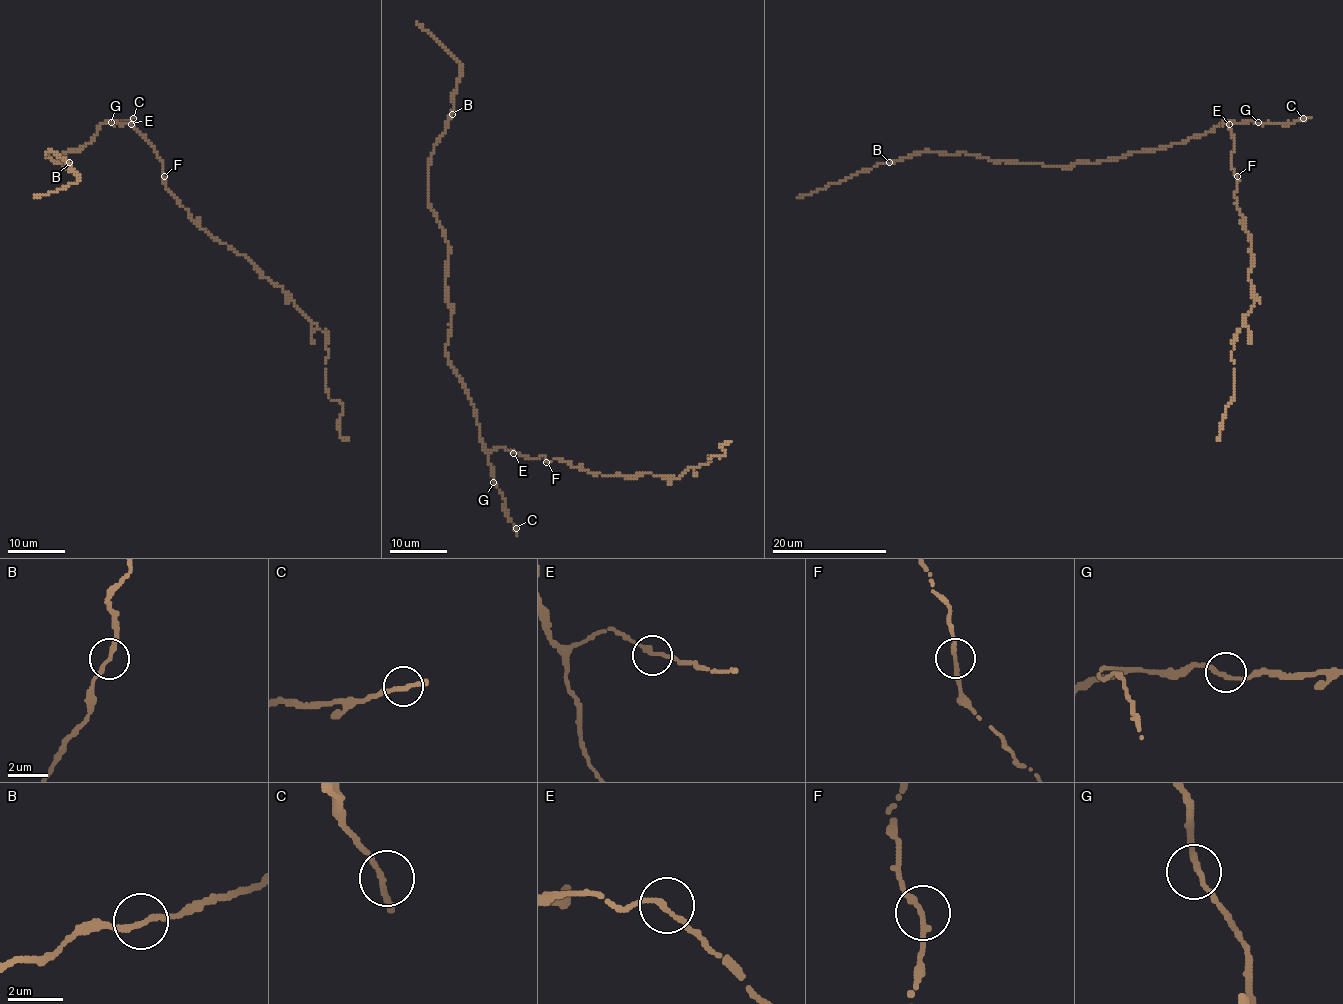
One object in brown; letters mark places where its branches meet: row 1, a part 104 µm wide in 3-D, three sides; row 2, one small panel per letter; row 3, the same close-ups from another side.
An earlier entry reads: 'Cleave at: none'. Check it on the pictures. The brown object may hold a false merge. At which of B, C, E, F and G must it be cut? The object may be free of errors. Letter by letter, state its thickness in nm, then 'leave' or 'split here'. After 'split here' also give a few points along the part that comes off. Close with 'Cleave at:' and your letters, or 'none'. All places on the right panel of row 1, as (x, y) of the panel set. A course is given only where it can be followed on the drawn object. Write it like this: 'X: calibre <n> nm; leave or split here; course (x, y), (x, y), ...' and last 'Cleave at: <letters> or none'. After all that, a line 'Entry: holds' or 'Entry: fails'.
B: calibre 200 nm; leave
C: calibre 200 nm; leave
E: calibre 200 nm; leave
F: calibre 200 nm; leave
G: calibre 200 nm; leave
Cleave at: none
Entry: holds

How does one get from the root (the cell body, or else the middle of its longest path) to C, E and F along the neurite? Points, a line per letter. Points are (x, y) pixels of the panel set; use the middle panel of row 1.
C: (483, 441), (493, 482), (504, 499), (504, 515), (516, 528)
E: (483, 441), (487, 451), (503, 446), (513, 453)
F: (483, 441), (487, 451), (503, 446), (529, 458), (543, 455), (546, 462)

